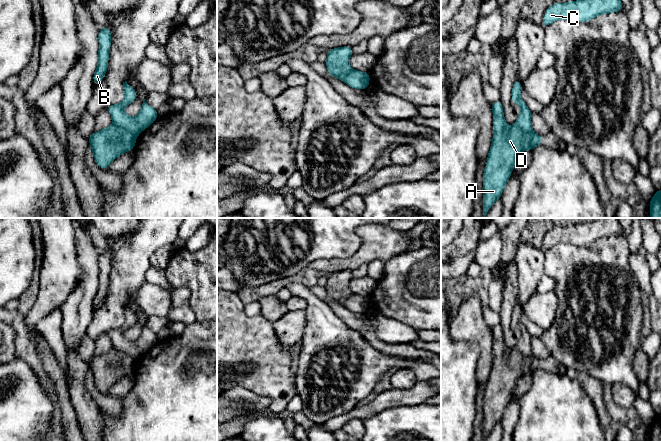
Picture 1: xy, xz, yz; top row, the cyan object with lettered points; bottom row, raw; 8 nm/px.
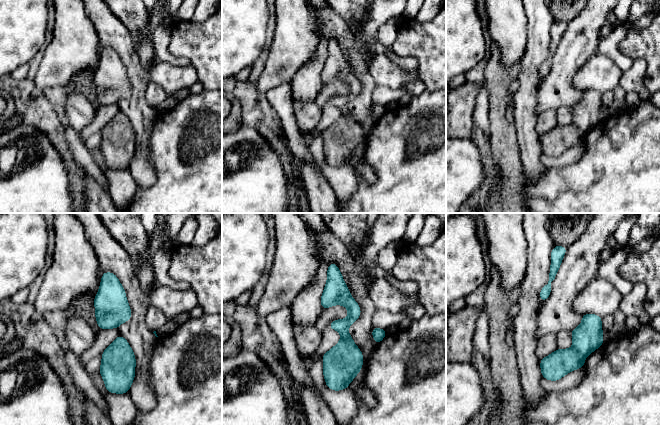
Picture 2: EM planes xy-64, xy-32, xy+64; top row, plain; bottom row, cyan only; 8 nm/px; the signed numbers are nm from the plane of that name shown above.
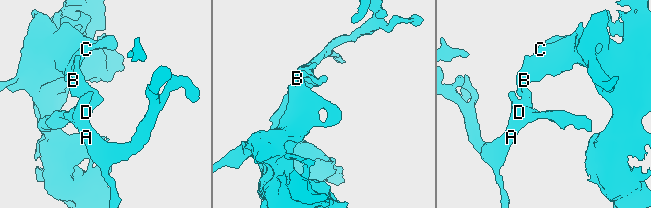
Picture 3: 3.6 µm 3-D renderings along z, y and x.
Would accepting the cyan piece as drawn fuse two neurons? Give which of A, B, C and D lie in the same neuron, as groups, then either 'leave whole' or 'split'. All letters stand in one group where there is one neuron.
A D / B C | split

